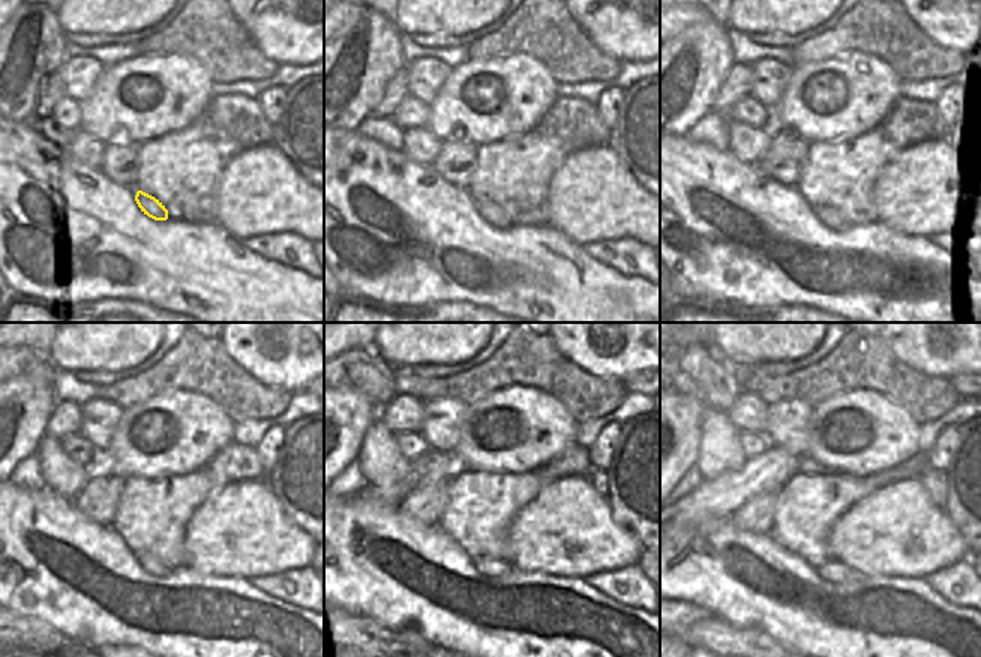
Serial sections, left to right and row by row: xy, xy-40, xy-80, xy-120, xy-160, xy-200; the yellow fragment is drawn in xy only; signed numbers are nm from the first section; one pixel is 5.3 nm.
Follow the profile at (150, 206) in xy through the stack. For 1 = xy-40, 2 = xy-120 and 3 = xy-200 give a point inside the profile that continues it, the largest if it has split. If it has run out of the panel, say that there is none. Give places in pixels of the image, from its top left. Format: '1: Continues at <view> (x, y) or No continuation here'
1: Continues at xy-40 (494, 215)
2: Continues at xy-120 (153, 566)
3: Continues at xy-200 (833, 572).

